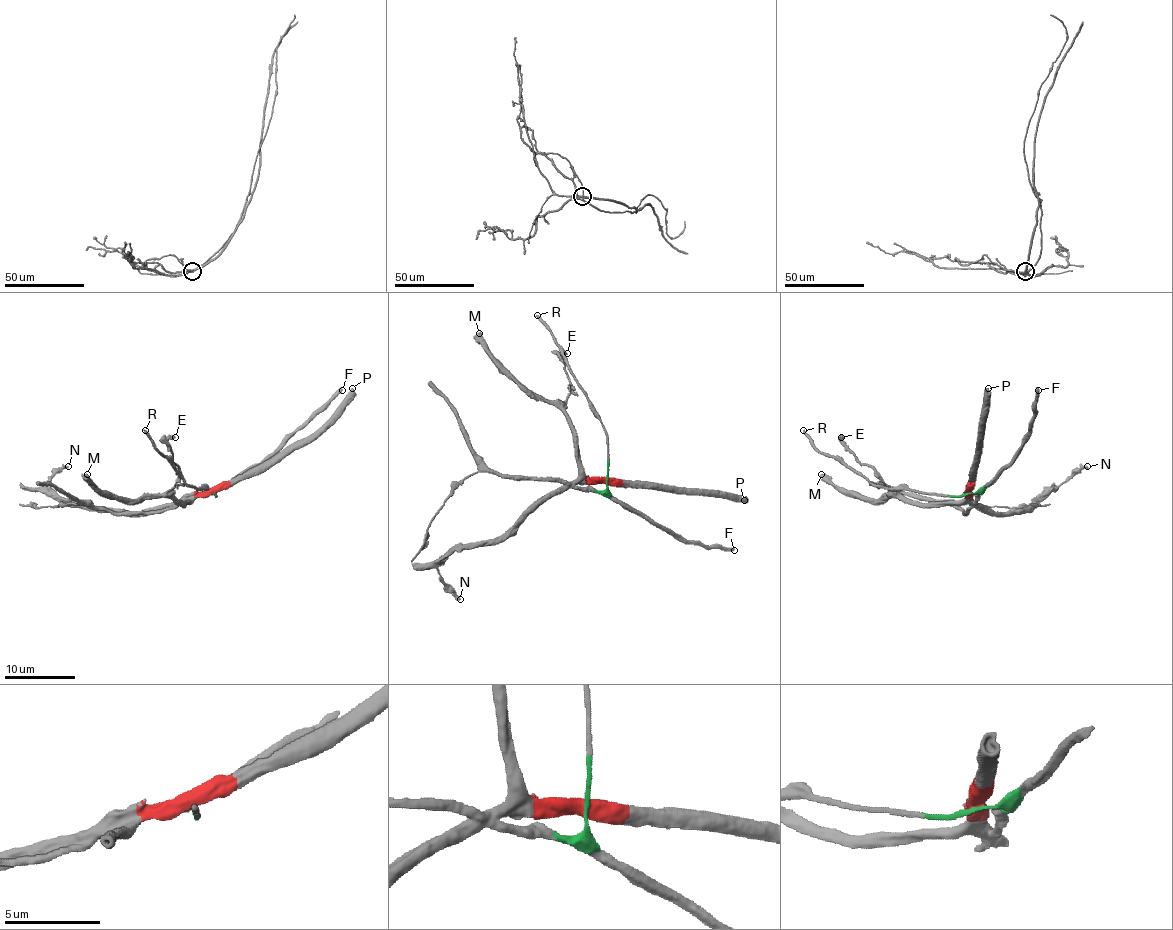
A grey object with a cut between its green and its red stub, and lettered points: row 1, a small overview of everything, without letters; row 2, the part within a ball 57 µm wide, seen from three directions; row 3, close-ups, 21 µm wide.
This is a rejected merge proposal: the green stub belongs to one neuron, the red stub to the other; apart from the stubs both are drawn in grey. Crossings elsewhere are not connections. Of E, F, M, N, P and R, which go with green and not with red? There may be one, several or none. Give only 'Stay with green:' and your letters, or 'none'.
Stay with green: F, R

